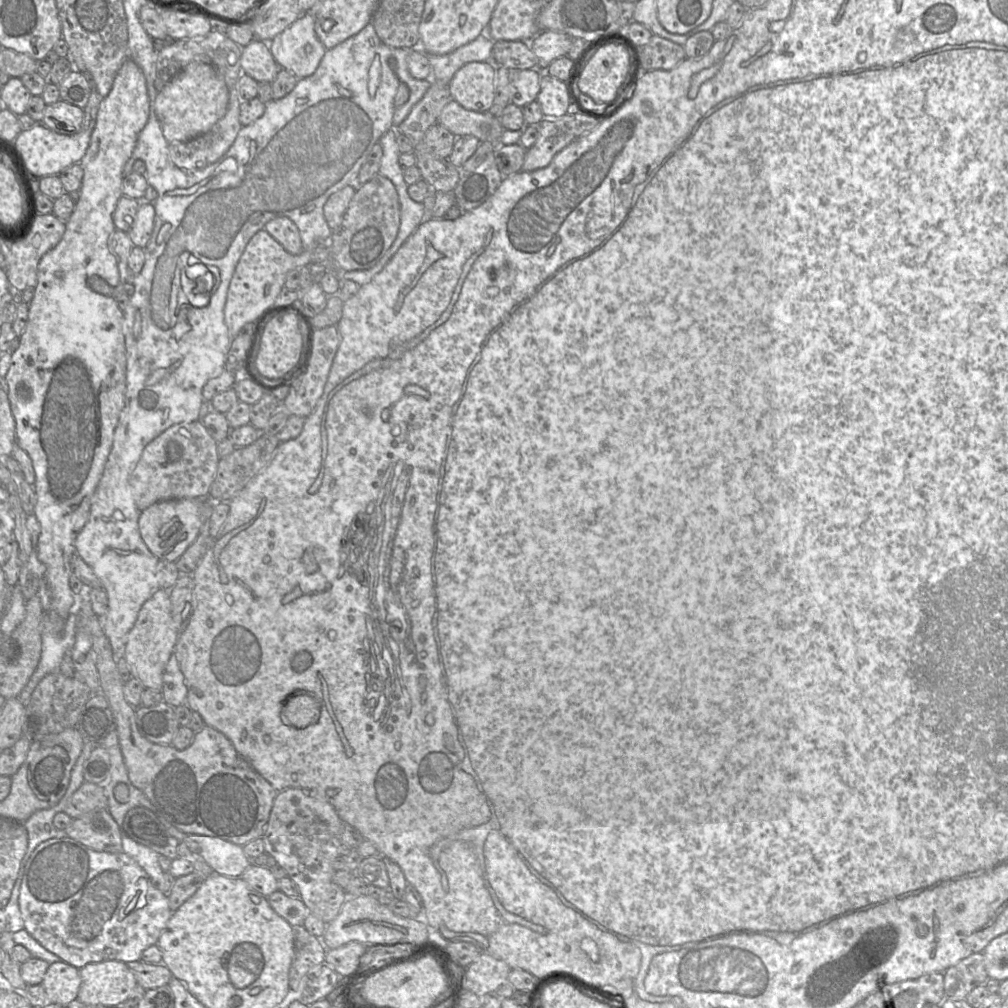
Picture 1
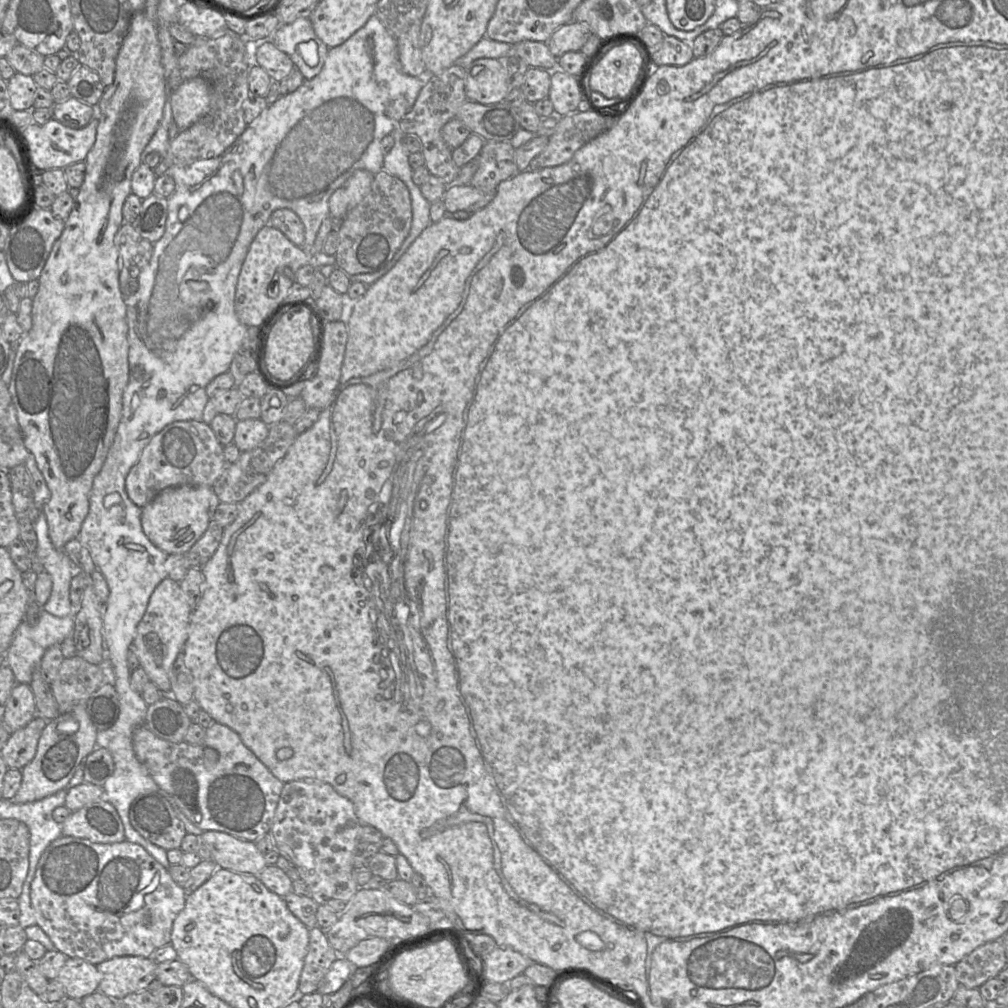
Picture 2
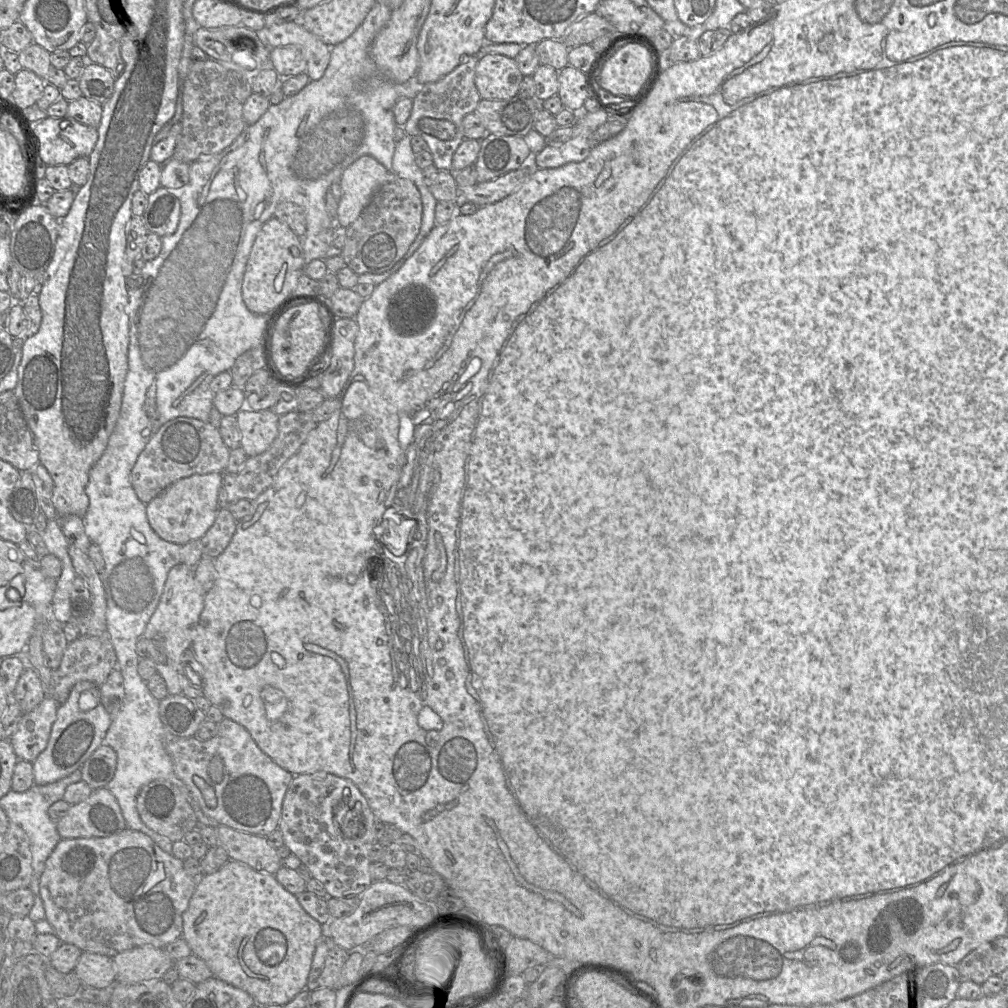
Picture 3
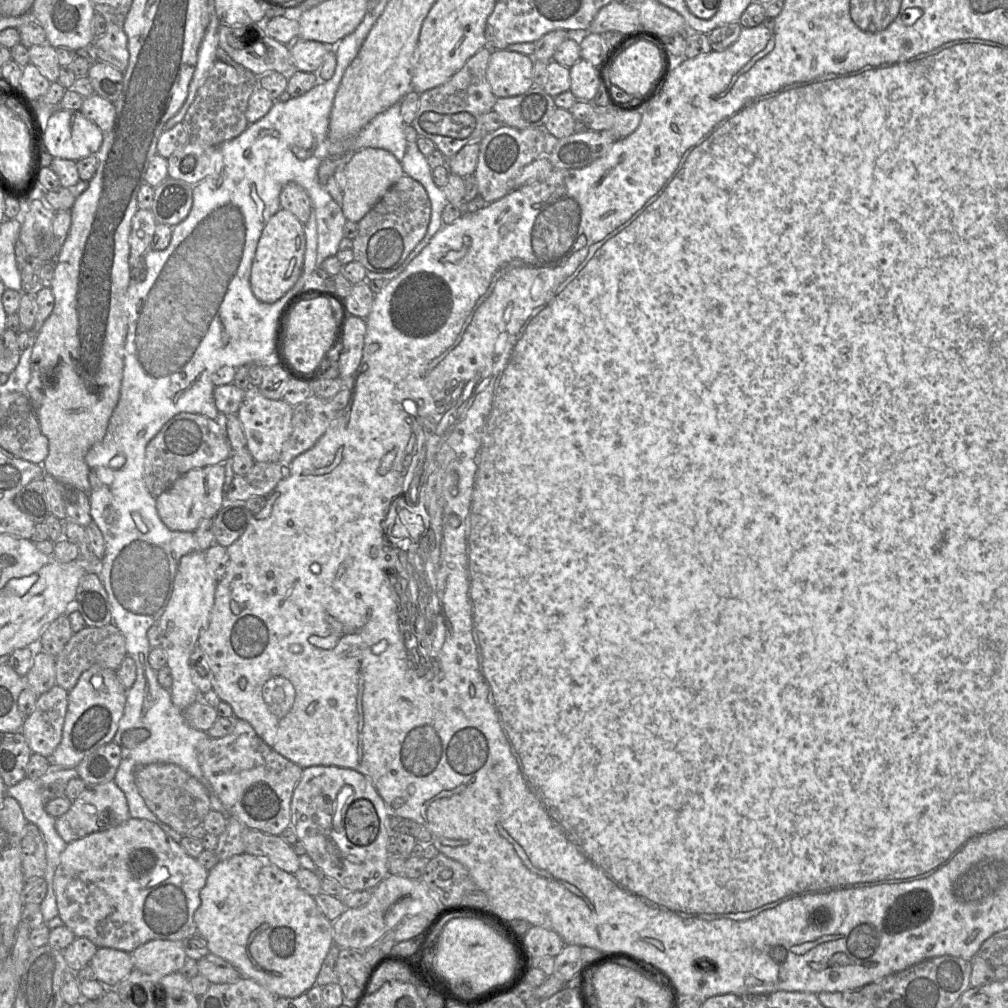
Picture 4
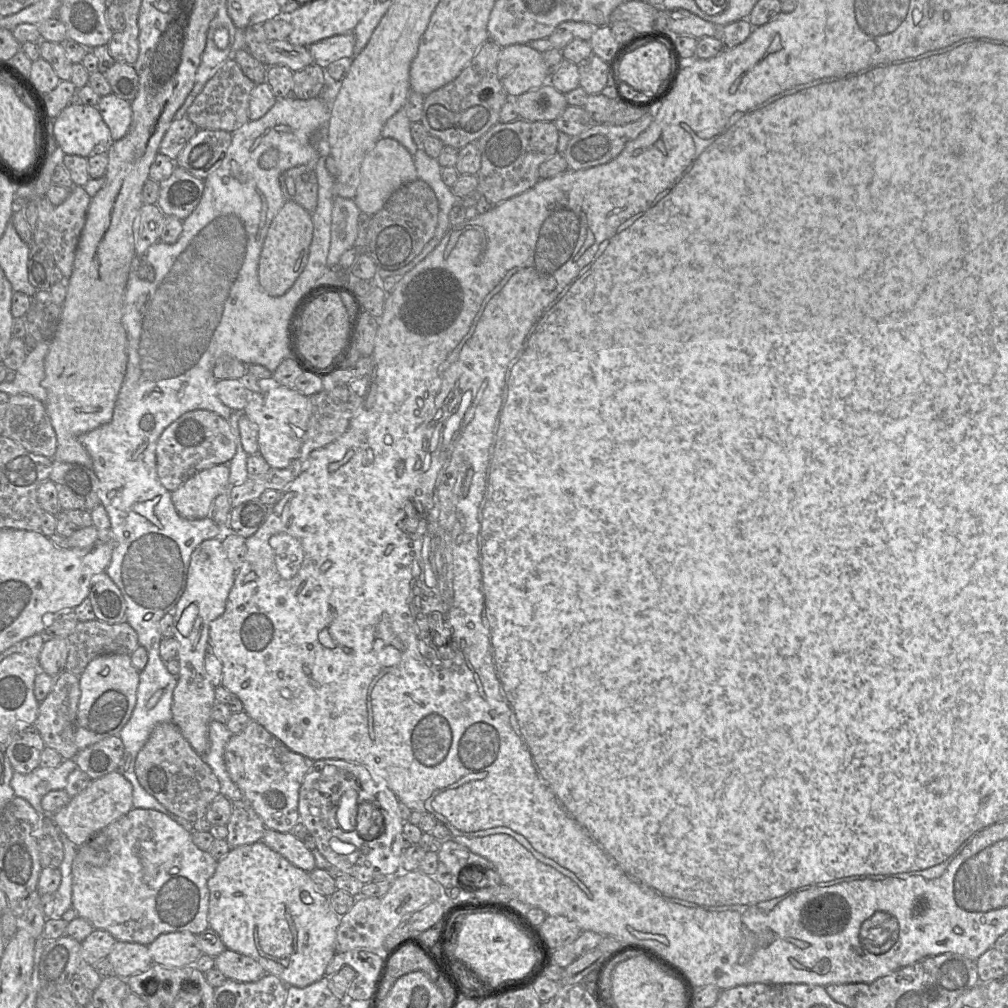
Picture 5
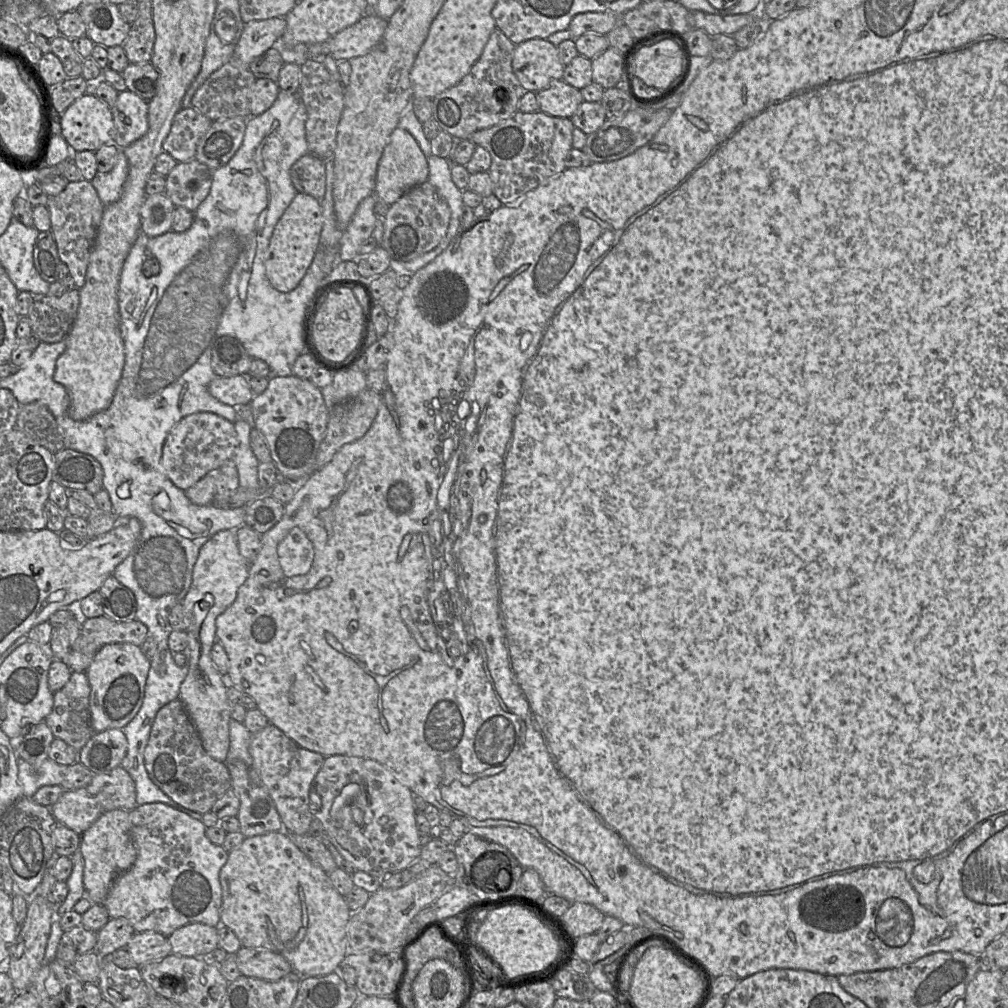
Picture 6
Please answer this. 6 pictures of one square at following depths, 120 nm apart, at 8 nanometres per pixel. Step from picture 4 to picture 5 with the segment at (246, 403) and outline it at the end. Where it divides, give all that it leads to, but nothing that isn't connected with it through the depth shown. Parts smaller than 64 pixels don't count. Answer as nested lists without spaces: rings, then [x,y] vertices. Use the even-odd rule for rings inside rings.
[[[273,377],[258,379],[258,390],[251,393],[242,413],[257,426],[259,453],[271,468],[287,468],[298,458],[310,418],[307,396],[280,385]]]

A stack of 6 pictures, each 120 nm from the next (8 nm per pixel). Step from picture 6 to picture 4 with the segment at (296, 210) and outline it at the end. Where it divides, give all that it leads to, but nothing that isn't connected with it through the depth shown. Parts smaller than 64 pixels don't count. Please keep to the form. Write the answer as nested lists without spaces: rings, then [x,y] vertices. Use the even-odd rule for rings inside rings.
[[[279,209],[265,225],[252,263],[250,285],[258,300],[276,302],[293,287],[302,271],[305,244],[304,225],[291,212]]]

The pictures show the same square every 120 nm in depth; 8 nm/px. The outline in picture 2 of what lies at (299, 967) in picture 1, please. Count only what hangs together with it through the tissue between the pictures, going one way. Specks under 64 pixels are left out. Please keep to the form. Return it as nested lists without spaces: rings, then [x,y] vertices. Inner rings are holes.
[[[310,928],[308,952],[304,959],[298,991],[302,995],[316,992],[331,965],[339,956],[322,929]]]

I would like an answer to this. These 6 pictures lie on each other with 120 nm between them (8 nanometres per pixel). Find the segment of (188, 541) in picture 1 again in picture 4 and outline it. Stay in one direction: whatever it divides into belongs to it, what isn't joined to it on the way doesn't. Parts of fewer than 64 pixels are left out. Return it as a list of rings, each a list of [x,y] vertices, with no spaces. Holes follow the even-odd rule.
[[[224,464],[209,465],[188,471],[156,497],[156,509],[161,521],[172,531],[194,532],[202,520],[213,519],[226,501],[224,484]]]

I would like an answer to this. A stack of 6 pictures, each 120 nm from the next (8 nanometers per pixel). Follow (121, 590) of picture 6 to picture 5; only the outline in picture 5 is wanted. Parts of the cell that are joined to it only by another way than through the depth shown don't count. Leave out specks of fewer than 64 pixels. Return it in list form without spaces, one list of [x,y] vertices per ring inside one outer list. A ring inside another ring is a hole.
[[[107,573],[94,575],[88,595],[95,619],[116,624],[125,621],[126,603],[124,597]]]

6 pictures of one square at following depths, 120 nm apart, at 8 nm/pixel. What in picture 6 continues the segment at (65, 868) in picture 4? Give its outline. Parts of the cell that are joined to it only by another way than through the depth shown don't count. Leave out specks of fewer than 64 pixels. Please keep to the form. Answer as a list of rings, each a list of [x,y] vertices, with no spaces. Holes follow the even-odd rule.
[[[156,802],[137,805],[130,811],[130,821],[130,834],[137,856],[133,865],[114,880],[101,903],[107,909],[110,919],[123,917],[130,922],[135,933],[154,931],[166,937],[190,923],[220,926],[222,888],[219,873],[229,853],[221,845],[209,841],[205,835],[206,827],[201,820],[167,804]]]

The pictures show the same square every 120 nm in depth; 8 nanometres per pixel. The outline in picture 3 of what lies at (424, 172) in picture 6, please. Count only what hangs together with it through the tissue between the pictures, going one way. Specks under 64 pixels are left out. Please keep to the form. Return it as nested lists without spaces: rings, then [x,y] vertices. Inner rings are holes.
[[[362,156],[342,173],[342,196],[337,210],[338,224],[350,226],[367,207],[386,180],[389,171],[372,156]]]

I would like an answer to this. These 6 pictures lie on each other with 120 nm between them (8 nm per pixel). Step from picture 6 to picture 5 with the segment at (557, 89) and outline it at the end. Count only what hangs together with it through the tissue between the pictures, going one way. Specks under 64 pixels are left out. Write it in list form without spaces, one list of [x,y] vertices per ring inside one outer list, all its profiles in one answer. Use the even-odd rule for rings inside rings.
[[[550,83],[509,99],[514,100],[519,119],[527,121],[554,122],[568,106],[565,94]]]

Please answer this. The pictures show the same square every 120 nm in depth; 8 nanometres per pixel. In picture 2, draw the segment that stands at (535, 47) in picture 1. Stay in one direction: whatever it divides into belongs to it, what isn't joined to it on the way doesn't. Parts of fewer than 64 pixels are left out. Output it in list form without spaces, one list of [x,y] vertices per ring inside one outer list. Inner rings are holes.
[[[571,21],[559,27],[546,42],[557,58],[570,51],[580,51],[592,34],[587,23]]]

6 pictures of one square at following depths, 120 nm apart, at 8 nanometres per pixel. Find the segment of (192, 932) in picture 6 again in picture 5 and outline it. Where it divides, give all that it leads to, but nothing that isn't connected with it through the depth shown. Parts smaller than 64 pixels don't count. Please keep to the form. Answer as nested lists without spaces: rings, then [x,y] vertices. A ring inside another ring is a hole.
[[[188,931],[161,934],[148,949],[153,964],[170,968],[189,966],[202,955],[196,935]]]

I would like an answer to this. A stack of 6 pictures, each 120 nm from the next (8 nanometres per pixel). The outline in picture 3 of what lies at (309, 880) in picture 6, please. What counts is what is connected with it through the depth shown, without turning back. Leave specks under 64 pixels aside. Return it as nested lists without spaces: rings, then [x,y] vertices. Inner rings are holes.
[[[235,860],[198,878],[182,918],[182,938],[189,944],[192,954],[206,962],[213,977],[247,992],[256,1005],[262,1007],[287,1004],[307,987],[317,941],[326,932],[326,926],[312,918],[274,875],[256,871]]]

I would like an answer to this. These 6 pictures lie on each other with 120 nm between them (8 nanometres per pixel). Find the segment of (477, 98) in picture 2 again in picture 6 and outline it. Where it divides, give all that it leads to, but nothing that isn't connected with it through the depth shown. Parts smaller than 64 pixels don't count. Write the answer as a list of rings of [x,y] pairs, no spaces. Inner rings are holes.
[[[534,38],[516,45],[512,68],[523,89],[538,92],[547,87],[554,80],[561,80],[565,65],[559,59],[557,46],[547,39]]]

